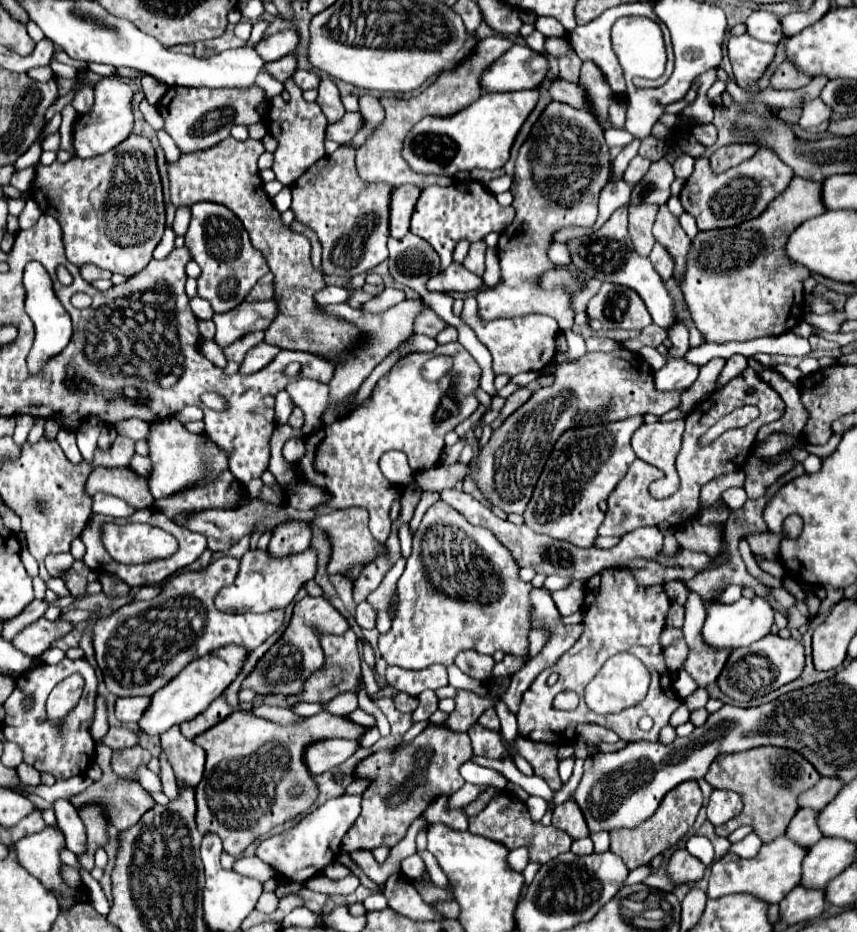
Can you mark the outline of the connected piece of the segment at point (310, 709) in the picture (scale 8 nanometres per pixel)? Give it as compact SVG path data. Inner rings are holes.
M300 702L300 704L290 706L290 710L292 710L294 714L300 714L300 716L310 716L310 714L322 712L322 706L320 706L320 704L304 704L304 702Z

